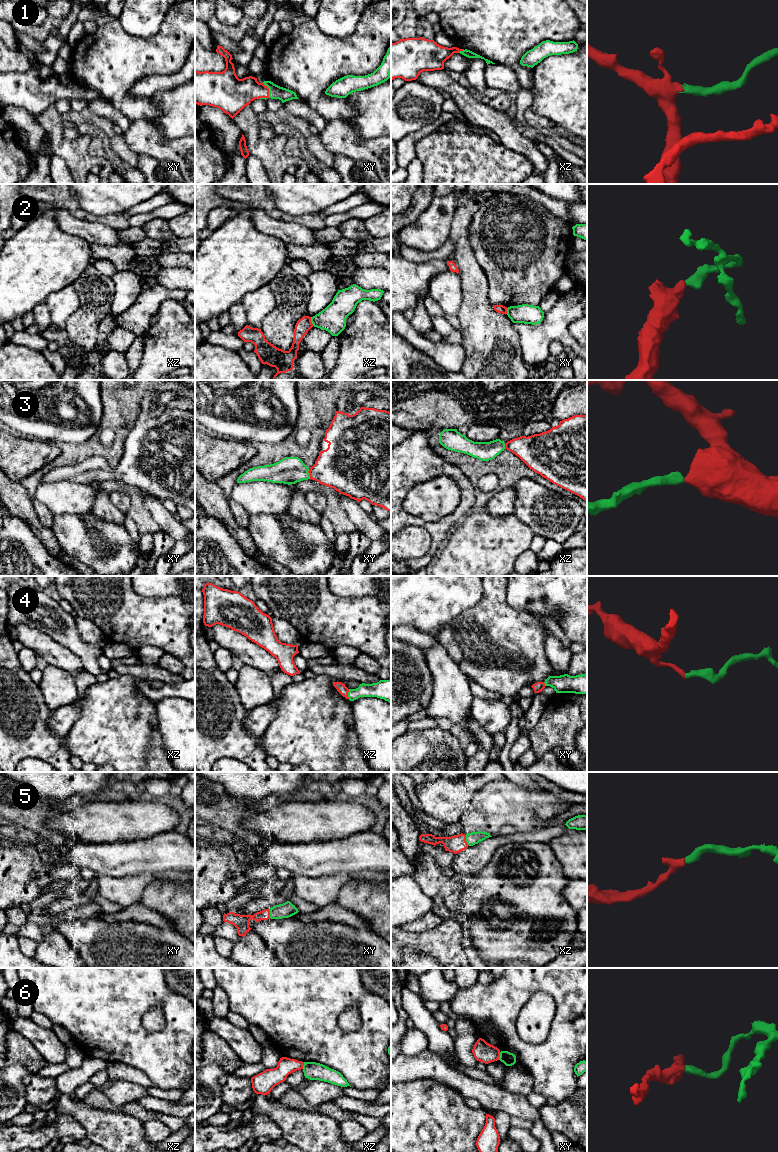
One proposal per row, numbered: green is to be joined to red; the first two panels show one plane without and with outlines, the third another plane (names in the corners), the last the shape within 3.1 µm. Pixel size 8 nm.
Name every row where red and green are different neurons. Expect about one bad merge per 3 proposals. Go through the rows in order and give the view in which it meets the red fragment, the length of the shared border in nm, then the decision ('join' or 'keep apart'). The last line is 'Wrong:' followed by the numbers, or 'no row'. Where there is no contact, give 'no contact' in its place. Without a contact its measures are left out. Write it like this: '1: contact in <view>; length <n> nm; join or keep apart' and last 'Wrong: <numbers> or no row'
1: contact in xy; length 140 nm; join
2: contact in xz; length 80 nm; keep apart
3: contact in xy; length 80 nm; join
4: contact in xz; length 80 nm; join
5: contact in xz; length 90 nm; join
6: contact in xy; length 70 nm; keep apart
Wrong: 2, 6

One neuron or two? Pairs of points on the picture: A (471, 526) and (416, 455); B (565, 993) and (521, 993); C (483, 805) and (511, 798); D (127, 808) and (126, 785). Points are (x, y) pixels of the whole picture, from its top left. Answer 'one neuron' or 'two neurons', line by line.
A: two neurons
B: one neuron
C: one neuron
D: two neurons

